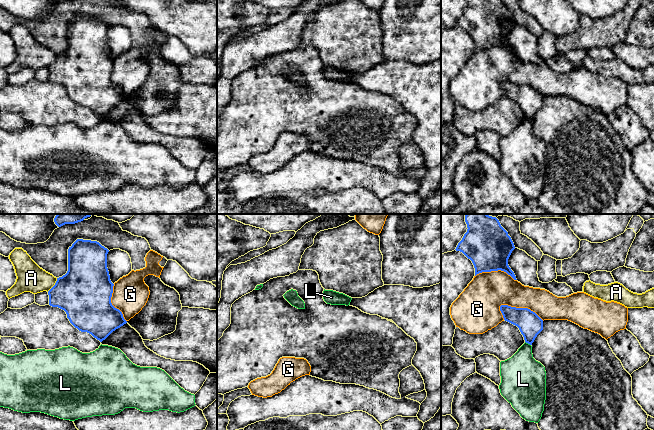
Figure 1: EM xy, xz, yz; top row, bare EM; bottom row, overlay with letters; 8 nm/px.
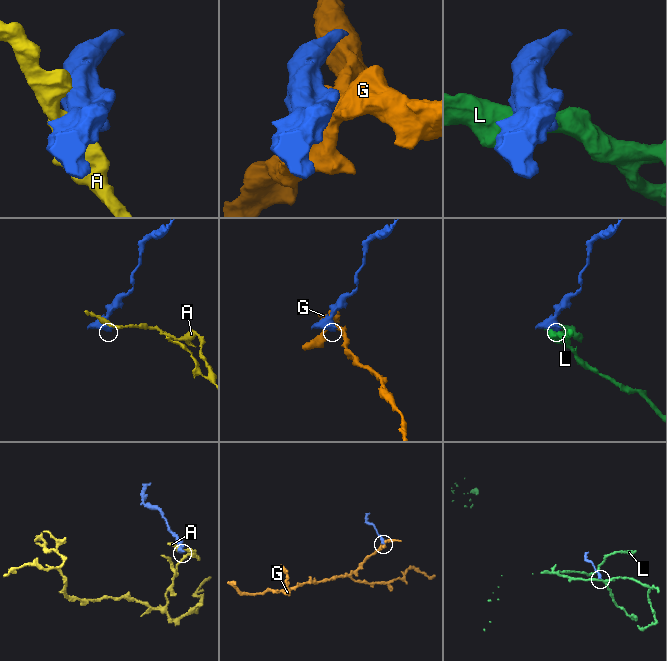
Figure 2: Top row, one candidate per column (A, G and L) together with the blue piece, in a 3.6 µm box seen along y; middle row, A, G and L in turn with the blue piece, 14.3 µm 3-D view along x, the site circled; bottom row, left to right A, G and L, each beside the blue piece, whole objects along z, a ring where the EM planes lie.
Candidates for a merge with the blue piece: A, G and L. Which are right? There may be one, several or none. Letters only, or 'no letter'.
no letter

